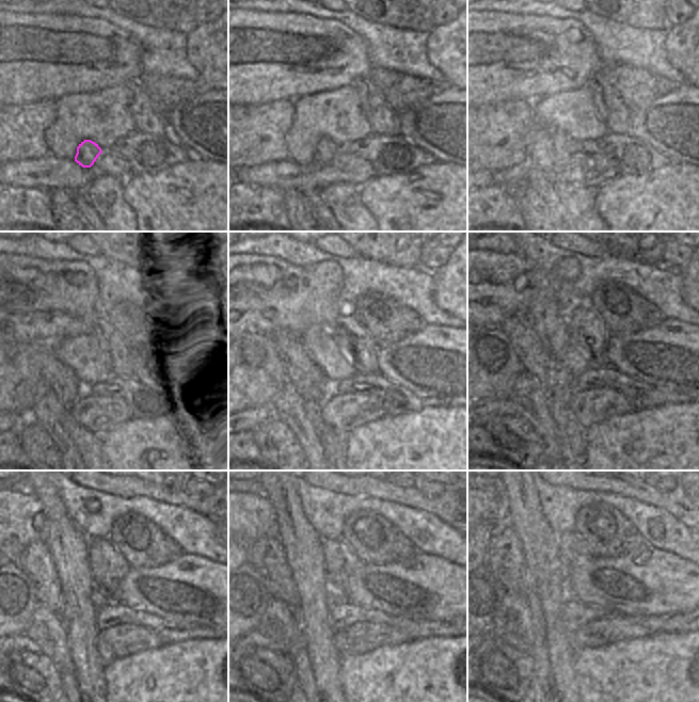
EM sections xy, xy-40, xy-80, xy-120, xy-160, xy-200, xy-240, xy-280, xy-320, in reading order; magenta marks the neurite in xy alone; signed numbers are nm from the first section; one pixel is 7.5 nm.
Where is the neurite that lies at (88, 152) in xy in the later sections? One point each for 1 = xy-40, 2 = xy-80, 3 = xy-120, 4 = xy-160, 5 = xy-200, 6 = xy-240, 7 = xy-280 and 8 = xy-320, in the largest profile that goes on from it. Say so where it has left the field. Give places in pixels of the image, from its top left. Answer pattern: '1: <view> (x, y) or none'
1: xy-40 (326, 149)
2: xy-80 (561, 141)
3: xy-120 (61, 378)
4: xy-160 (311, 383)
5: xy-200 (534, 357)
6: xy-240 (35, 561)
7: xy-280 (267, 555)
8: xy-320 (505, 559)

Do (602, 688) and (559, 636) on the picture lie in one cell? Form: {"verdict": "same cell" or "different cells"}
{"verdict": "different cells"}

